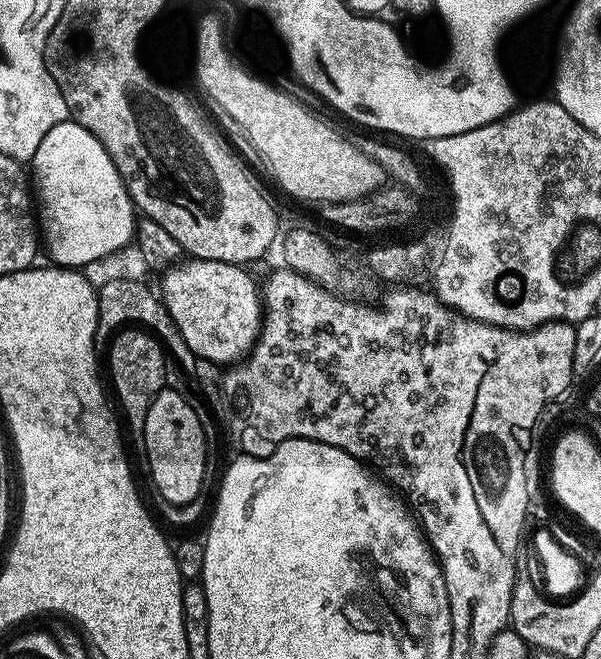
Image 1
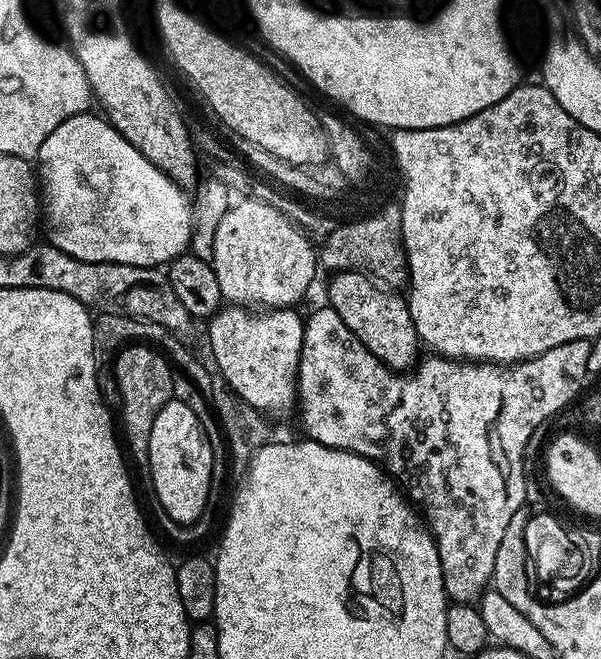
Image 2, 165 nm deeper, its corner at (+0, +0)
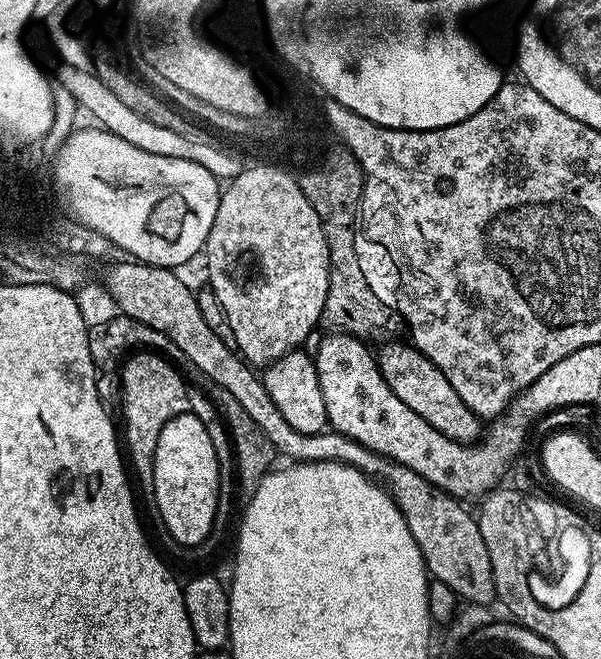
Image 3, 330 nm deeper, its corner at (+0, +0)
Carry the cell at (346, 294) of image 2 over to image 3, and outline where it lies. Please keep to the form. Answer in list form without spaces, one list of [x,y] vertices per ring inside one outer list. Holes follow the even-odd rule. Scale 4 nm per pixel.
[[[390,340],[383,343],[380,352],[378,350],[376,354],[380,373],[386,384],[390,386],[390,390],[405,402],[410,410],[414,410],[420,417],[425,418],[430,426],[434,426],[452,440],[460,444],[479,441],[482,436],[481,417],[469,410],[458,396],[458,392],[450,385],[449,379],[417,350],[415,345],[408,342],[402,344],[398,341]]]

